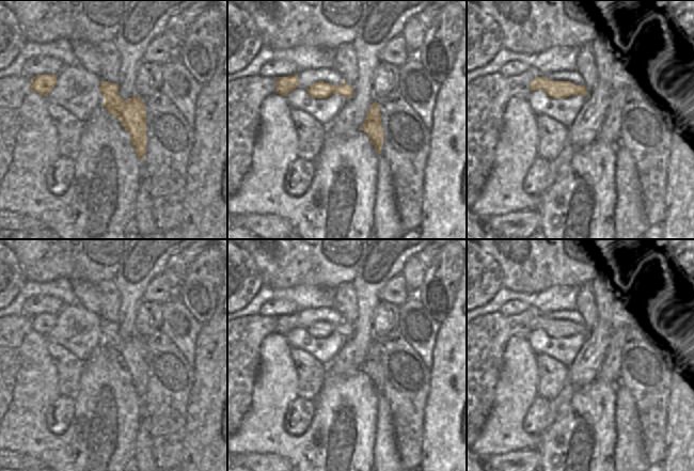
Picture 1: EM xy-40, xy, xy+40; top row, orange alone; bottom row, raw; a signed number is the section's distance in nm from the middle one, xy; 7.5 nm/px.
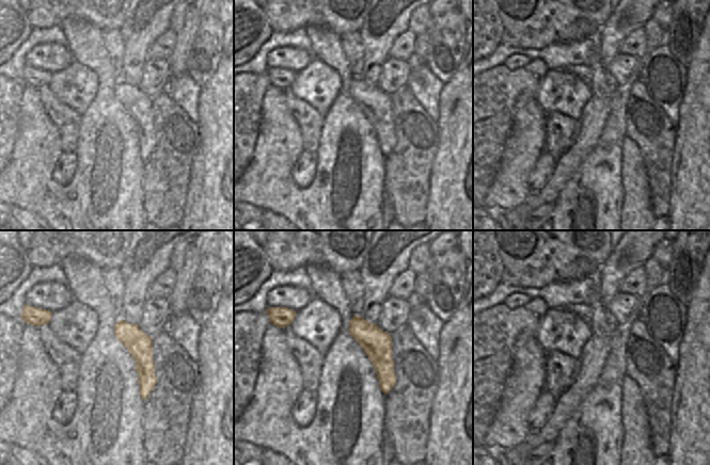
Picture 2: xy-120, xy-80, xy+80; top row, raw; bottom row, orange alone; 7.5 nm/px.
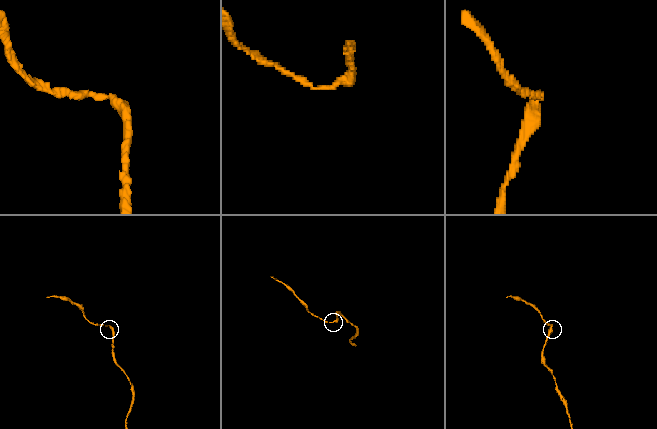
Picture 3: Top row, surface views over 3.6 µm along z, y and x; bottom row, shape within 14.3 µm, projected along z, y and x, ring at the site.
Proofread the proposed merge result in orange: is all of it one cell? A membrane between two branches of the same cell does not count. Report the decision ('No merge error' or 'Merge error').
No merge error

